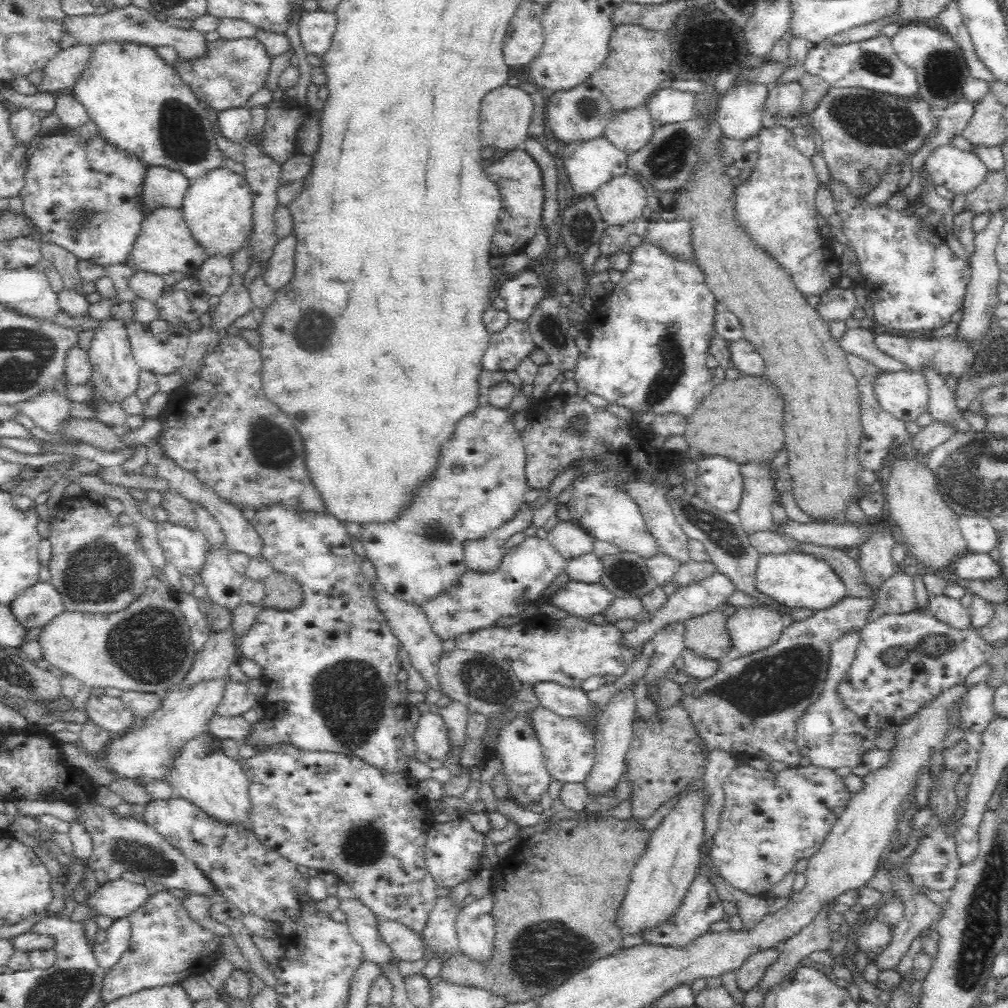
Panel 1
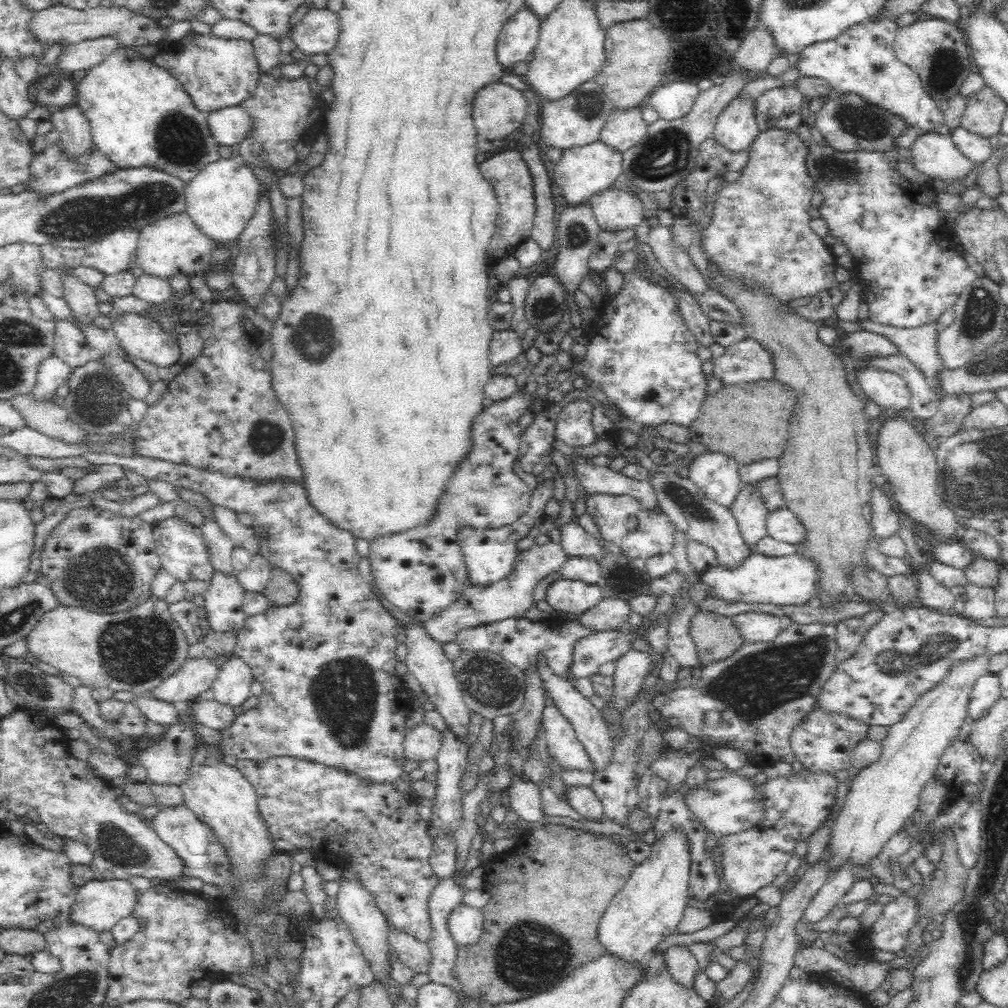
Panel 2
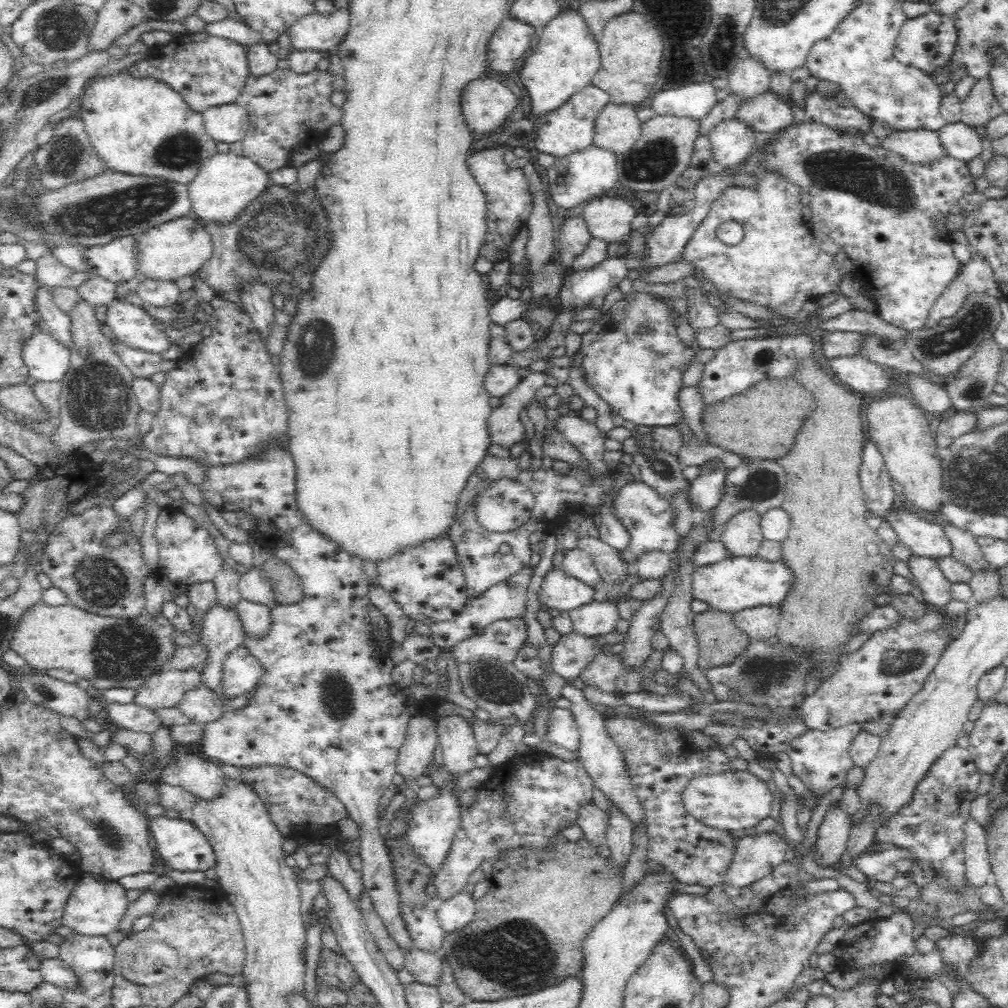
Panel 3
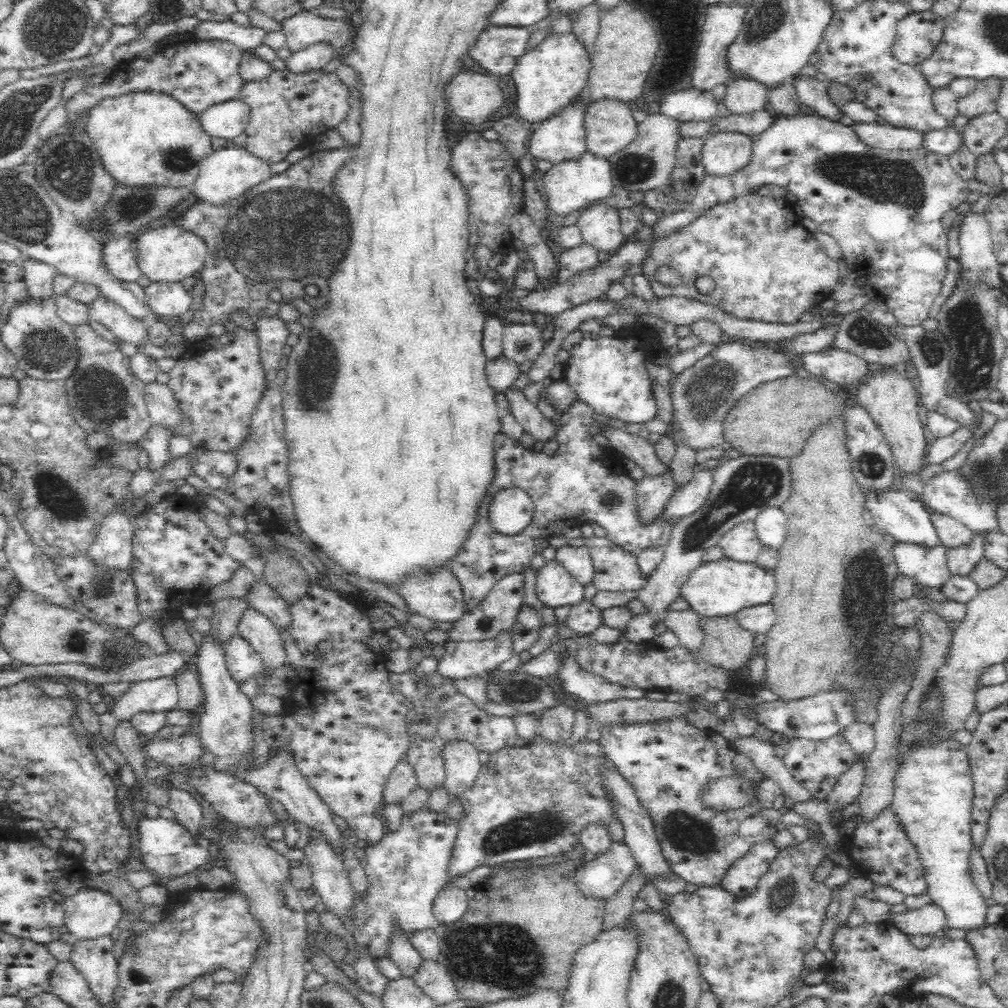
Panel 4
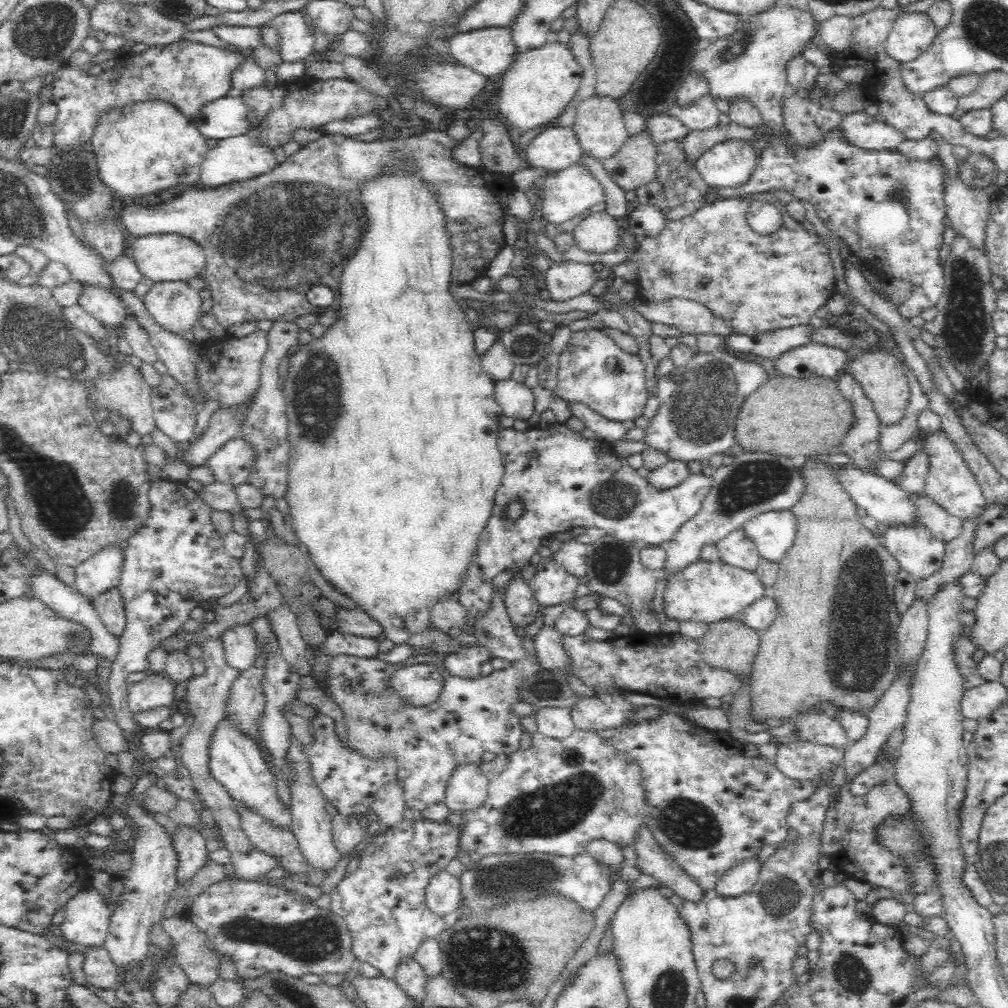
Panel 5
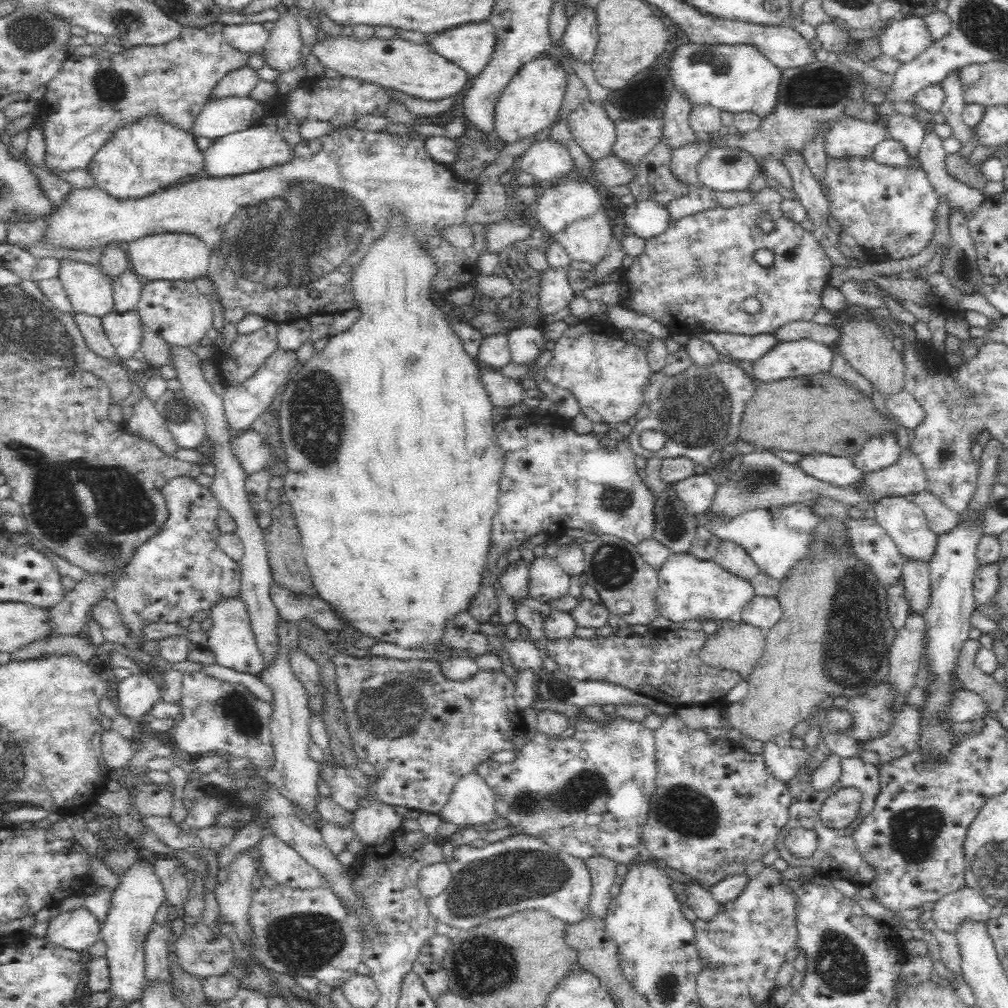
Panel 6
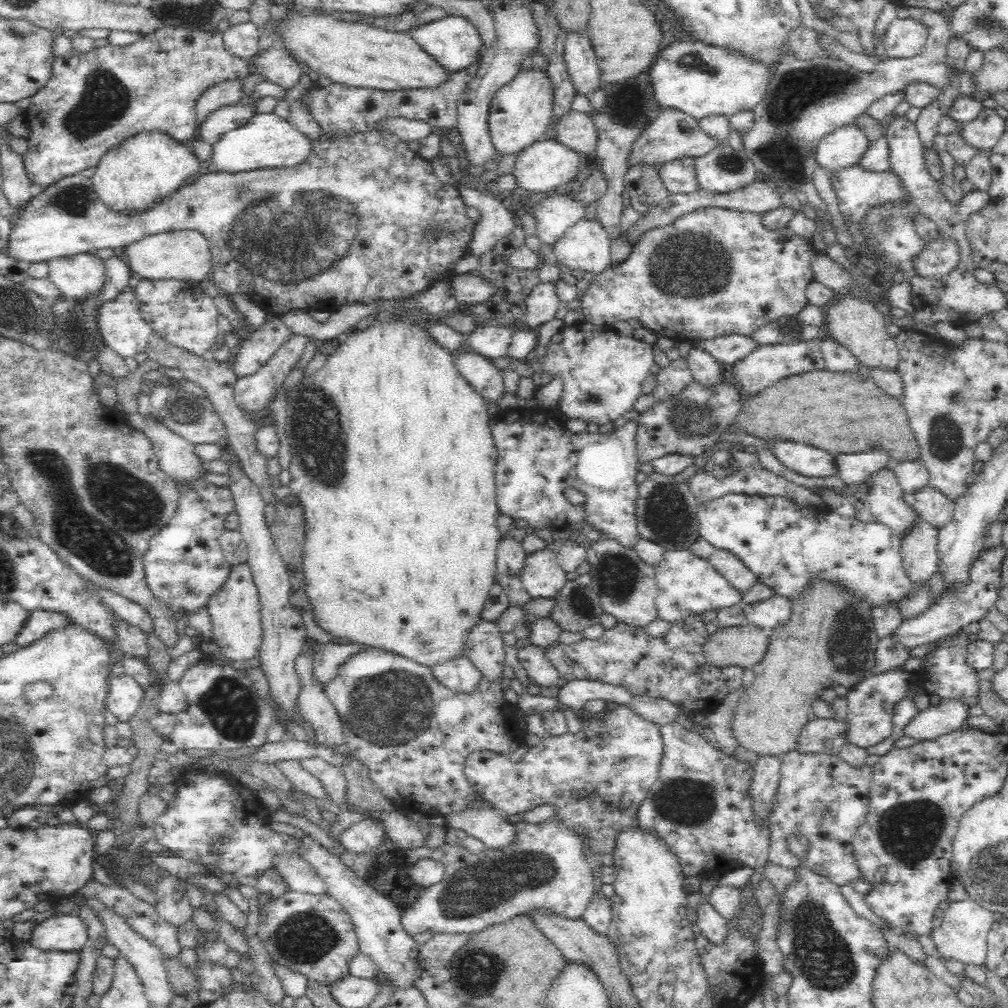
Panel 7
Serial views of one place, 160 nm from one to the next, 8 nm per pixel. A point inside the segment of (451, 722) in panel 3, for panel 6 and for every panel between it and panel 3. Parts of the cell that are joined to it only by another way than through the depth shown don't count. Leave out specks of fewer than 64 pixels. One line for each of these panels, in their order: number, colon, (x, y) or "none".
4: (462, 766)
5: (467, 788)
6: (471, 802)

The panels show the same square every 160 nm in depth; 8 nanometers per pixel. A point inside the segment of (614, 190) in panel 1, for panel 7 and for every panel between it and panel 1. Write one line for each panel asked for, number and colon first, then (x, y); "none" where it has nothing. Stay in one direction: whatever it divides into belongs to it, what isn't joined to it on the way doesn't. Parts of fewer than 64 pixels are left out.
2: (615, 209)
3: (610, 218)
4: (600, 224)
5: (598, 233)
6: (587, 239)
7: (586, 246)

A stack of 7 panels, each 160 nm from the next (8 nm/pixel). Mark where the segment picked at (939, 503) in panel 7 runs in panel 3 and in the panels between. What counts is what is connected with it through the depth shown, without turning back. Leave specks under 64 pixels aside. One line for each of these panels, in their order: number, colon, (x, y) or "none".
3: (965, 549)
4: (953, 534)
5: (945, 527)
6: (941, 520)

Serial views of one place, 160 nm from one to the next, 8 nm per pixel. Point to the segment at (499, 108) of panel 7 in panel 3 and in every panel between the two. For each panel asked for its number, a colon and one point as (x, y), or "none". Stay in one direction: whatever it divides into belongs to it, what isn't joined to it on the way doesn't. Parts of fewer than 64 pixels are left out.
3: (567, 56)
4: (547, 77)
5: (537, 88)
6: (530, 102)

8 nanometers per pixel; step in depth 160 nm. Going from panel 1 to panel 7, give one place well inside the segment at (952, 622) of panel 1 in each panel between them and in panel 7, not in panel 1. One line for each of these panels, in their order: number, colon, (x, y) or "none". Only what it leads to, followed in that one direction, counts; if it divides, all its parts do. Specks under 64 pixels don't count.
2: (930, 594)
3: (935, 591)
4: (928, 567)
5: (918, 553)
6: (905, 523)
7: (885, 501)

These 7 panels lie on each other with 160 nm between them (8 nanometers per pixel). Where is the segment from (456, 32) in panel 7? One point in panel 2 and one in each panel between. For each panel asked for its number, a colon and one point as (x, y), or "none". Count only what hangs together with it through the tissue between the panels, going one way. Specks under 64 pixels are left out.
2: (520, 35)
3: (510, 42)
4: (497, 51)
5: (491, 51)
6: (471, 47)

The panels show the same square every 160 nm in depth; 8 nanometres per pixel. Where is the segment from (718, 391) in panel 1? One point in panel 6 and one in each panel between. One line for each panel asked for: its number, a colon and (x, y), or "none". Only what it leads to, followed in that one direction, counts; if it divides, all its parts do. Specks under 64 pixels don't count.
2: (747, 421)
3: (761, 423)
4: (775, 419)
5: (786, 416)
6: (818, 414)

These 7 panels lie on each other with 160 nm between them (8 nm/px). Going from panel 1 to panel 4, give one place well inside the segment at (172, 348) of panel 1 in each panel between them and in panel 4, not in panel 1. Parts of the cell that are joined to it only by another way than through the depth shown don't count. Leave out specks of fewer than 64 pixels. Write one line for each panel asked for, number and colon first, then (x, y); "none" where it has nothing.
2: (139, 336)
3: (131, 325)
4: (127, 328)

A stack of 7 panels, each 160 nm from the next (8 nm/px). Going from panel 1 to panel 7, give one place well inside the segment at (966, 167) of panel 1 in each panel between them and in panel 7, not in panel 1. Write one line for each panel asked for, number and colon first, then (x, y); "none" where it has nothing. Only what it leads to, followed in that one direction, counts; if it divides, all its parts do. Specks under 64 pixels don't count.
2: (936, 155)
3: (920, 146)
4: (878, 134)
5: (871, 133)
6: (849, 136)
7: (845, 146)

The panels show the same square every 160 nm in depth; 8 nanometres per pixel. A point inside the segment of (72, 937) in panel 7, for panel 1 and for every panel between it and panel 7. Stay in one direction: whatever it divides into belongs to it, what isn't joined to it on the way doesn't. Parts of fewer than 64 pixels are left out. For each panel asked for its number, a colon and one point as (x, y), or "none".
1: (116, 899)
2: (99, 905)
3: (95, 907)
4: (90, 913)
5: (86, 921)
6: (76, 929)

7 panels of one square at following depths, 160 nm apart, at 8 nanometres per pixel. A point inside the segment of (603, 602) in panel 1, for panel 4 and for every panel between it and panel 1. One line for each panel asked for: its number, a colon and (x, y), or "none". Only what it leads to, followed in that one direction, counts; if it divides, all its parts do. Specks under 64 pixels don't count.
2: (569, 596)
3: (560, 591)
4: (555, 586)

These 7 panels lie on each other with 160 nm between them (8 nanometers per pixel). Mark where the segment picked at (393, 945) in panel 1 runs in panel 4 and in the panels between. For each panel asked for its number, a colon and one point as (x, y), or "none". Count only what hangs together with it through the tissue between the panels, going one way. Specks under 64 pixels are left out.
2: (412, 952)
3: (425, 966)
4: (431, 976)

